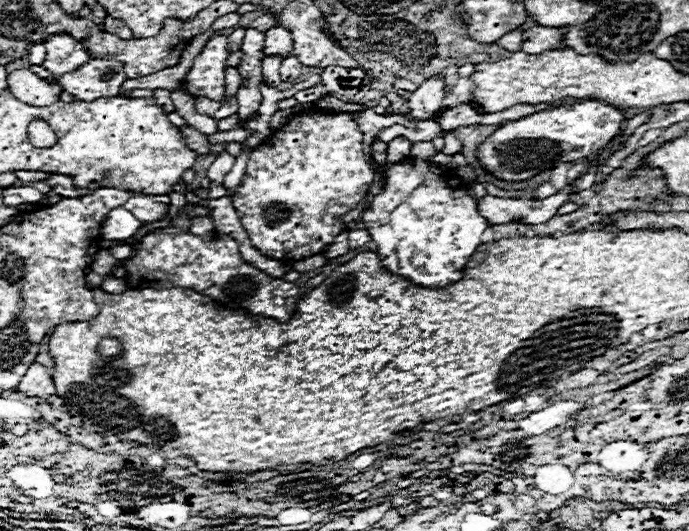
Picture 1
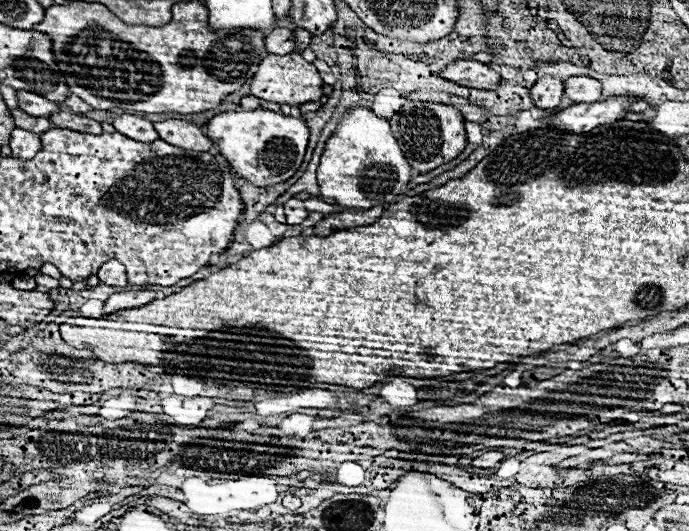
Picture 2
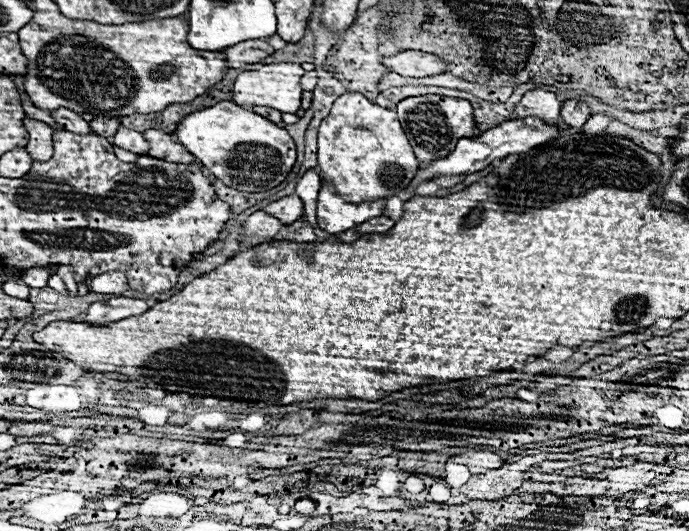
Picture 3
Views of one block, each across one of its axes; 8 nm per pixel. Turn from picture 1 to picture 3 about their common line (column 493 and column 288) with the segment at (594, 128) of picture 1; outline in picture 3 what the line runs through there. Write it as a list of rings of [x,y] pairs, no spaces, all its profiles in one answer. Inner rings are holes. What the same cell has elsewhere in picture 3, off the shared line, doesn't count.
[[[226,100],[184,116],[174,134],[178,136],[178,142],[216,176],[216,180],[238,192],[276,188],[286,180],[296,162],[294,140],[284,128]]]

